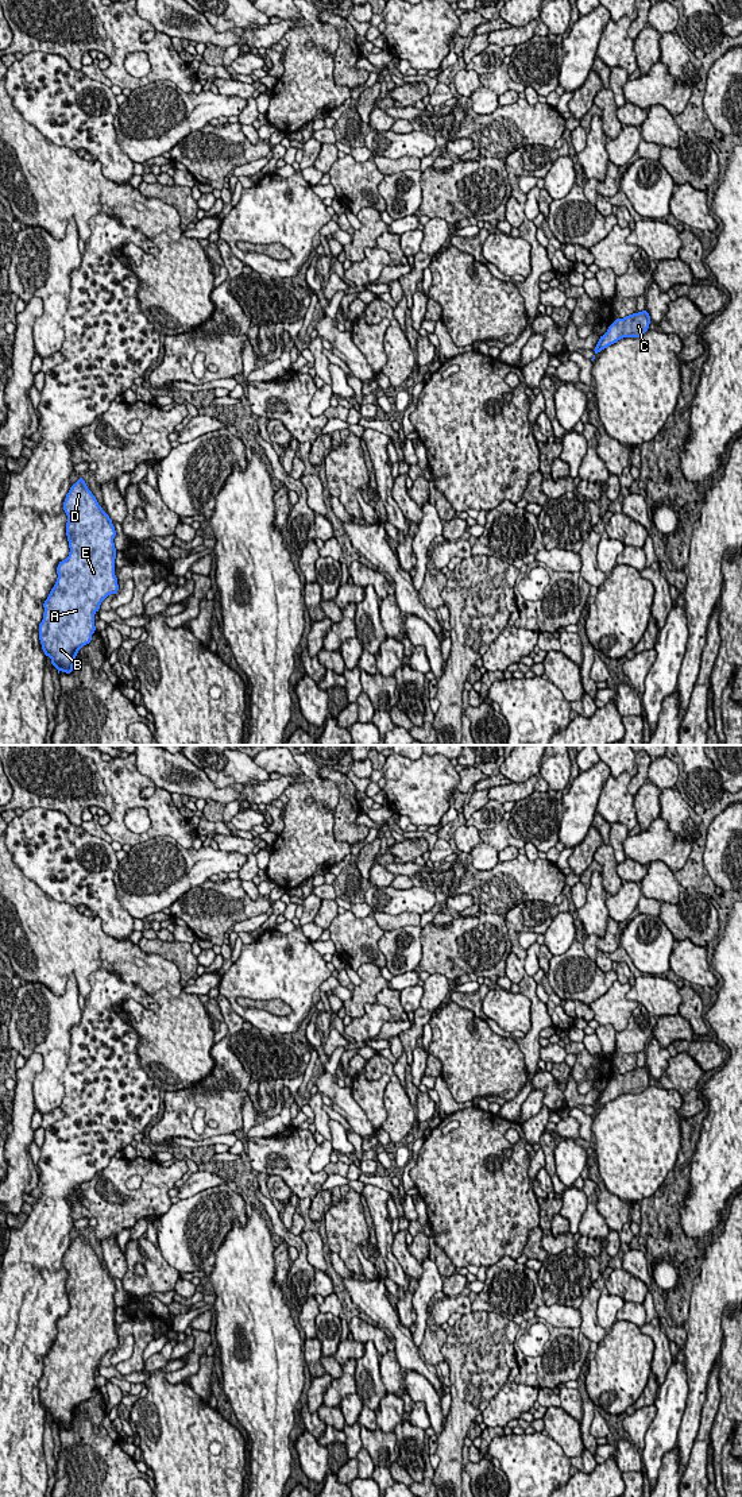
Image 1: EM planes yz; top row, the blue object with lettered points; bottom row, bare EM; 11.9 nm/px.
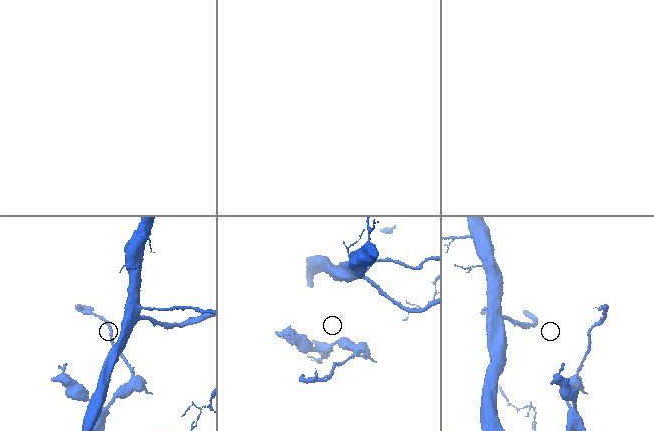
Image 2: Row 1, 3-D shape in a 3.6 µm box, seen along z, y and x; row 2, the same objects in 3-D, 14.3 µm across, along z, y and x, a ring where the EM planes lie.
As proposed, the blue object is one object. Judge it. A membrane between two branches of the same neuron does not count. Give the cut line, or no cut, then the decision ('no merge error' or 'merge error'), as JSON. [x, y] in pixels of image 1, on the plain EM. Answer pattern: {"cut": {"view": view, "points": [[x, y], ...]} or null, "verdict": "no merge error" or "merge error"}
{"cut": null, "verdict": "no merge error"}

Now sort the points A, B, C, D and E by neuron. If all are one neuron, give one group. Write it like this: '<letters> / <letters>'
A B C D E

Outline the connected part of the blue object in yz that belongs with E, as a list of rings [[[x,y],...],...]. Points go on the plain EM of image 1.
[[[82,1232],[66,1250],[63,1266],[70,1308],[57,1323],[58,1334],[43,1358],[38,1386],[53,1423],[58,1430],[72,1430],[78,1407],[96,1388],[94,1369],[109,1350],[117,1349],[119,1340],[115,1282]]]

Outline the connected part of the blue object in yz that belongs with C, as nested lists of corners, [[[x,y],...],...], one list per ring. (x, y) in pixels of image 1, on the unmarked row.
[[[646,1065],[638,1069],[634,1068],[623,1074],[615,1074],[607,1088],[599,1093],[594,1104],[595,1111],[623,1093],[641,1093],[649,1085],[650,1077]]]

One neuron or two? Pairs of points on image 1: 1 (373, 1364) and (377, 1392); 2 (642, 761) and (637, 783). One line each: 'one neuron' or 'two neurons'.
1: one neuron
2: one neuron

